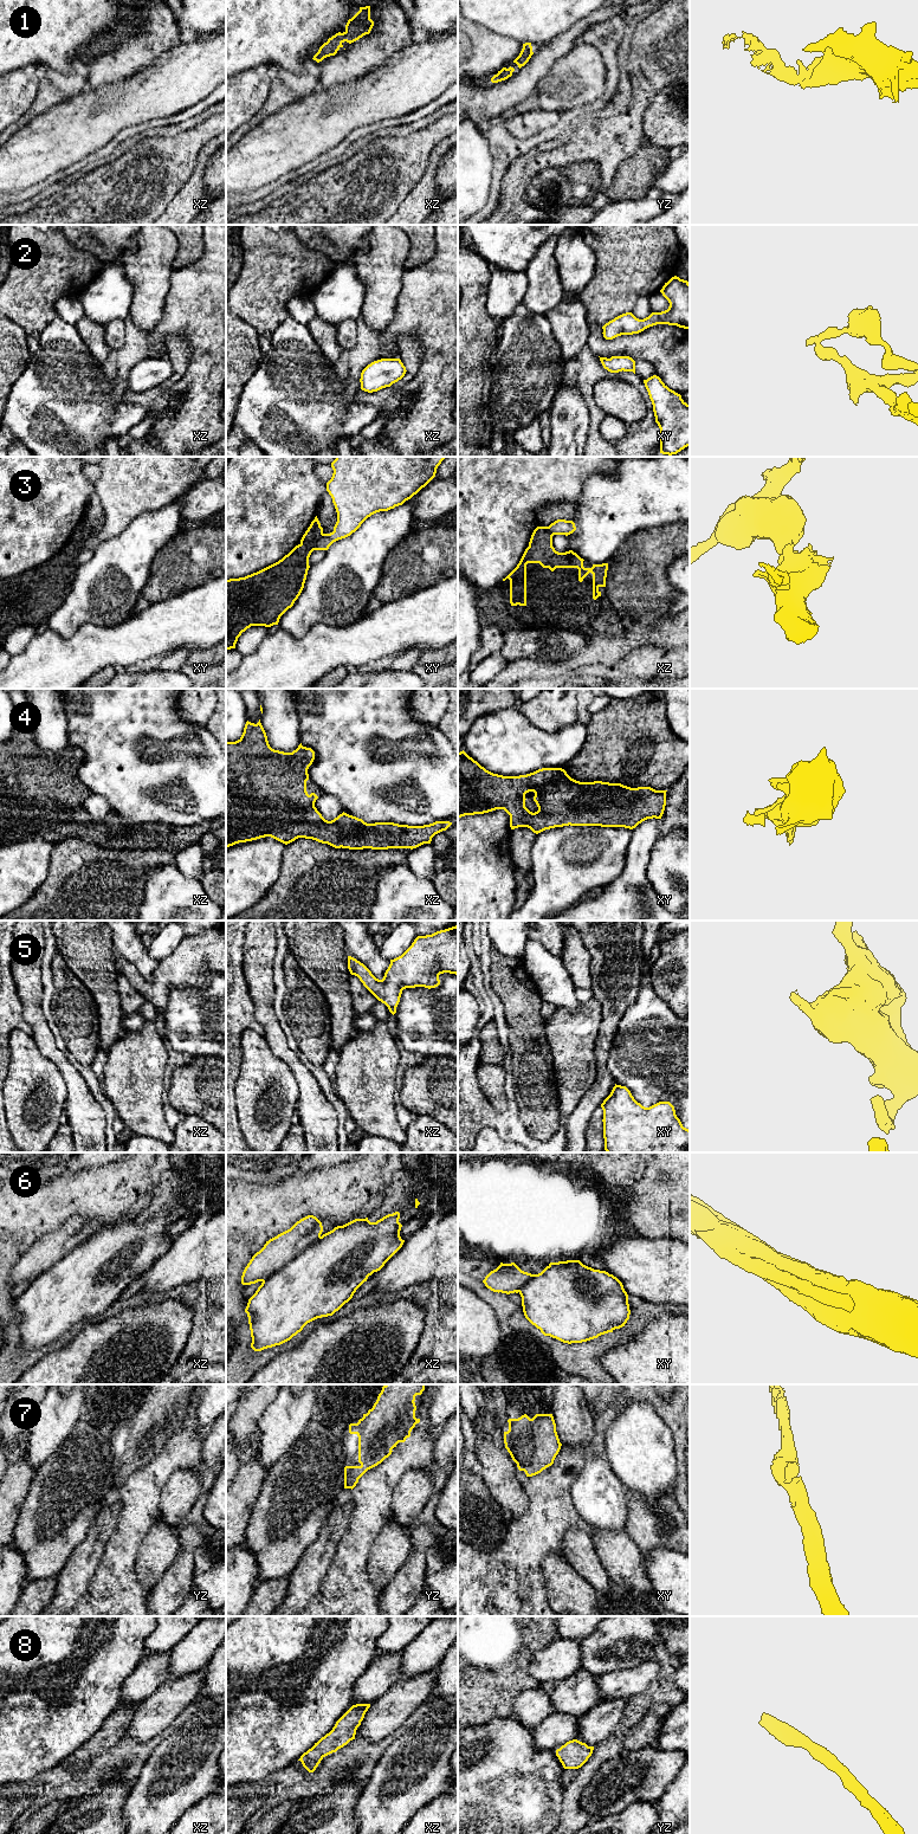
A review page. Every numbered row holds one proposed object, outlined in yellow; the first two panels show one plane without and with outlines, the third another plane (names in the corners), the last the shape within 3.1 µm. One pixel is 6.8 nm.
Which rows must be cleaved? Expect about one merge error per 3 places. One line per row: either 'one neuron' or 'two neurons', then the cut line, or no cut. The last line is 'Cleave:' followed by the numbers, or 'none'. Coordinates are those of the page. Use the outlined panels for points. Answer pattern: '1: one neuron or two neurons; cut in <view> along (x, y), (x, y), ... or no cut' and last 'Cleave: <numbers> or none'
1: one neuron; no cut
2: one neuron; no cut
3: two neurons; cut in xy along (323, 534), (315, 549)
4: one neuron; no cut
5: one neuron; no cut
6: two neurons; cut in xz along (319, 1235), (263, 1282)
7: one neuron; no cut
8: one neuron; no cut
Cleave: 3, 6

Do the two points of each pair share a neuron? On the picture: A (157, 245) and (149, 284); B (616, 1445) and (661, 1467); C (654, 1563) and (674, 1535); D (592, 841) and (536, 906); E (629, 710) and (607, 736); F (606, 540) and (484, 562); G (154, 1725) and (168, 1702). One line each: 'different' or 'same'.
A: same
B: same
C: different
D: same
E: same
F: different
G: same

